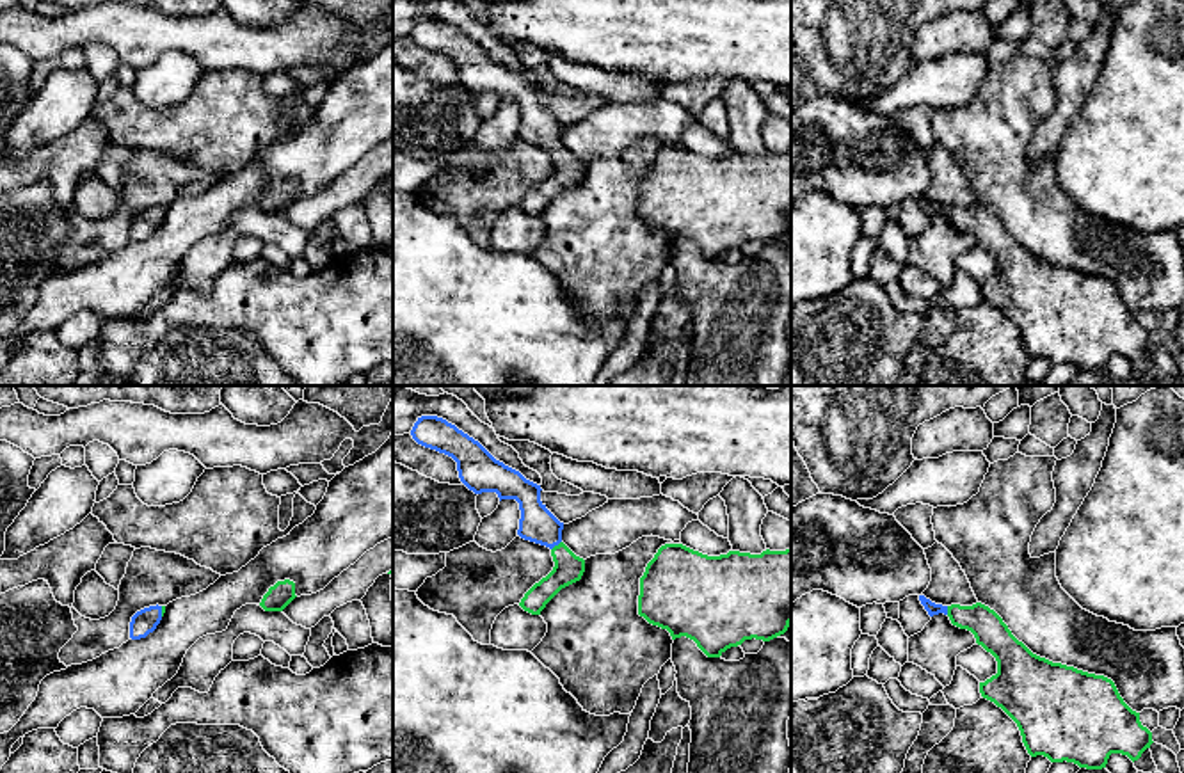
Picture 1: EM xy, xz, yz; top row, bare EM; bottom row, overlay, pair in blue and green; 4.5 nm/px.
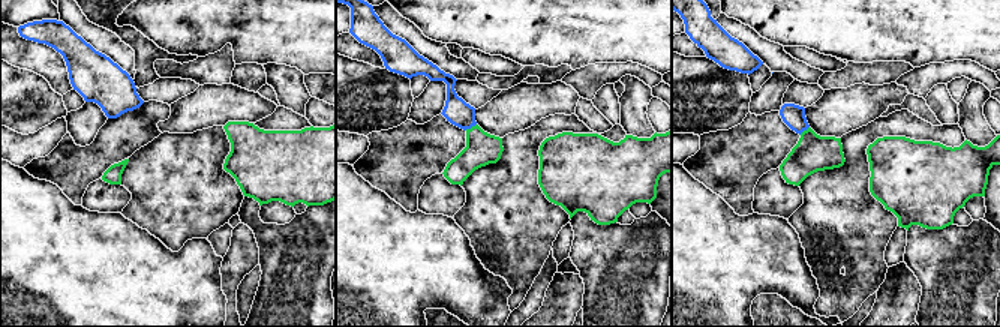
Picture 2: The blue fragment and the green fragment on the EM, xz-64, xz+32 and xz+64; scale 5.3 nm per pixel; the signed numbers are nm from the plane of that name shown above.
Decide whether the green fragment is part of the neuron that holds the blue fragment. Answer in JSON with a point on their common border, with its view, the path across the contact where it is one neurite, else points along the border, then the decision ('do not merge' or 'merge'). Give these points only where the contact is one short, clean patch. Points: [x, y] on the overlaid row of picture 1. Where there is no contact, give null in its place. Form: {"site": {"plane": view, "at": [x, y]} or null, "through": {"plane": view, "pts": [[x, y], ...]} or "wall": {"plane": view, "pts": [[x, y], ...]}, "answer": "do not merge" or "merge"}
{"site": {"plane": "xz", "at": [555, 544]}, "through": {"plane": "xz", "pts": [[537, 525], [555, 544], [568, 569]]}, "answer": "merge"}

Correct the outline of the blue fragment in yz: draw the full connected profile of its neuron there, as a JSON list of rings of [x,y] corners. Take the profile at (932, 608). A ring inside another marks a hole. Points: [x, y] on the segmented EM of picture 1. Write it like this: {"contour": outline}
{"contour": [[[924,595],[919,601],[930,617],[944,613],[953,626],[971,631],[996,657],[997,673],[980,682],[980,693],[1017,723],[1031,757],[1102,769],[1111,753],[1134,762],[1154,743],[1111,679],[1033,654],[981,602],[942,606]]]}

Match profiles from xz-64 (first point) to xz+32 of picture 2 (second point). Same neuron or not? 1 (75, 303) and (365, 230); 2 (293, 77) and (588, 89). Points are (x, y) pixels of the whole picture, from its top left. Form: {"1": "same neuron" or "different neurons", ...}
{"1": "same neuron", "2": "different neurons"}

